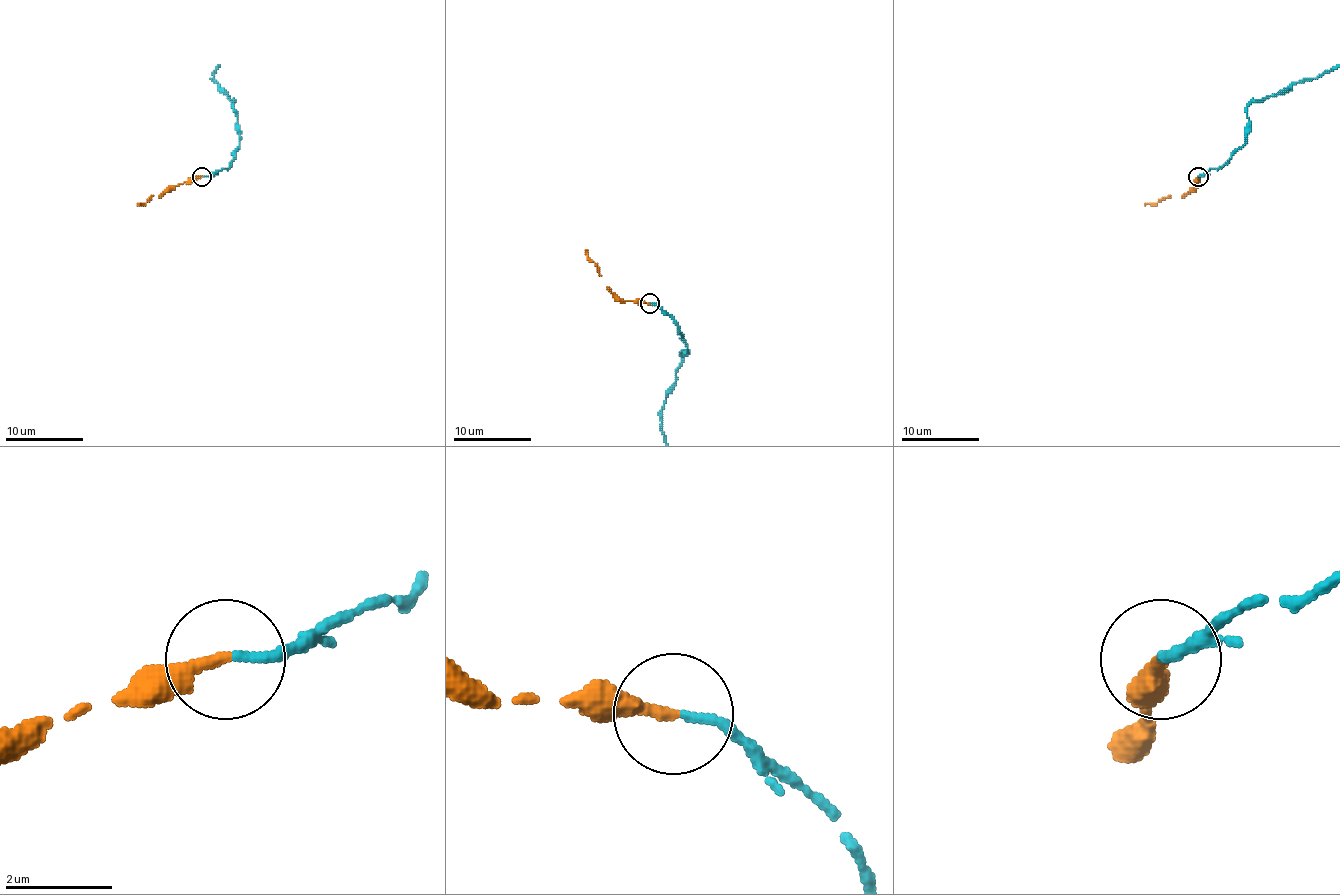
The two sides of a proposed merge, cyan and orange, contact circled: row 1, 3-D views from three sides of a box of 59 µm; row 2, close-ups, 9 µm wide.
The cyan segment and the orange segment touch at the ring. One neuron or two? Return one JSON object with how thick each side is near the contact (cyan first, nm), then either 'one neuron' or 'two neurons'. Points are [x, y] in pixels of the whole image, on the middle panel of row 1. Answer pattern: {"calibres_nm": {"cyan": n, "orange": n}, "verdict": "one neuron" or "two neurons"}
{"calibres_nm": {"cyan": 150, "orange": 240}, "verdict": "one neuron"}

